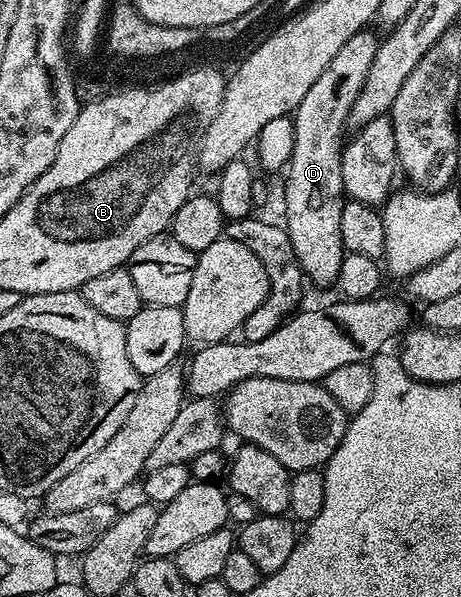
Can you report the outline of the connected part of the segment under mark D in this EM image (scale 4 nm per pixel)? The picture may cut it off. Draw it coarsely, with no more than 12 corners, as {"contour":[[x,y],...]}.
{"contour":[[359,30],[291,115],[284,218],[309,283],[342,268],[340,155],[378,38]]}

